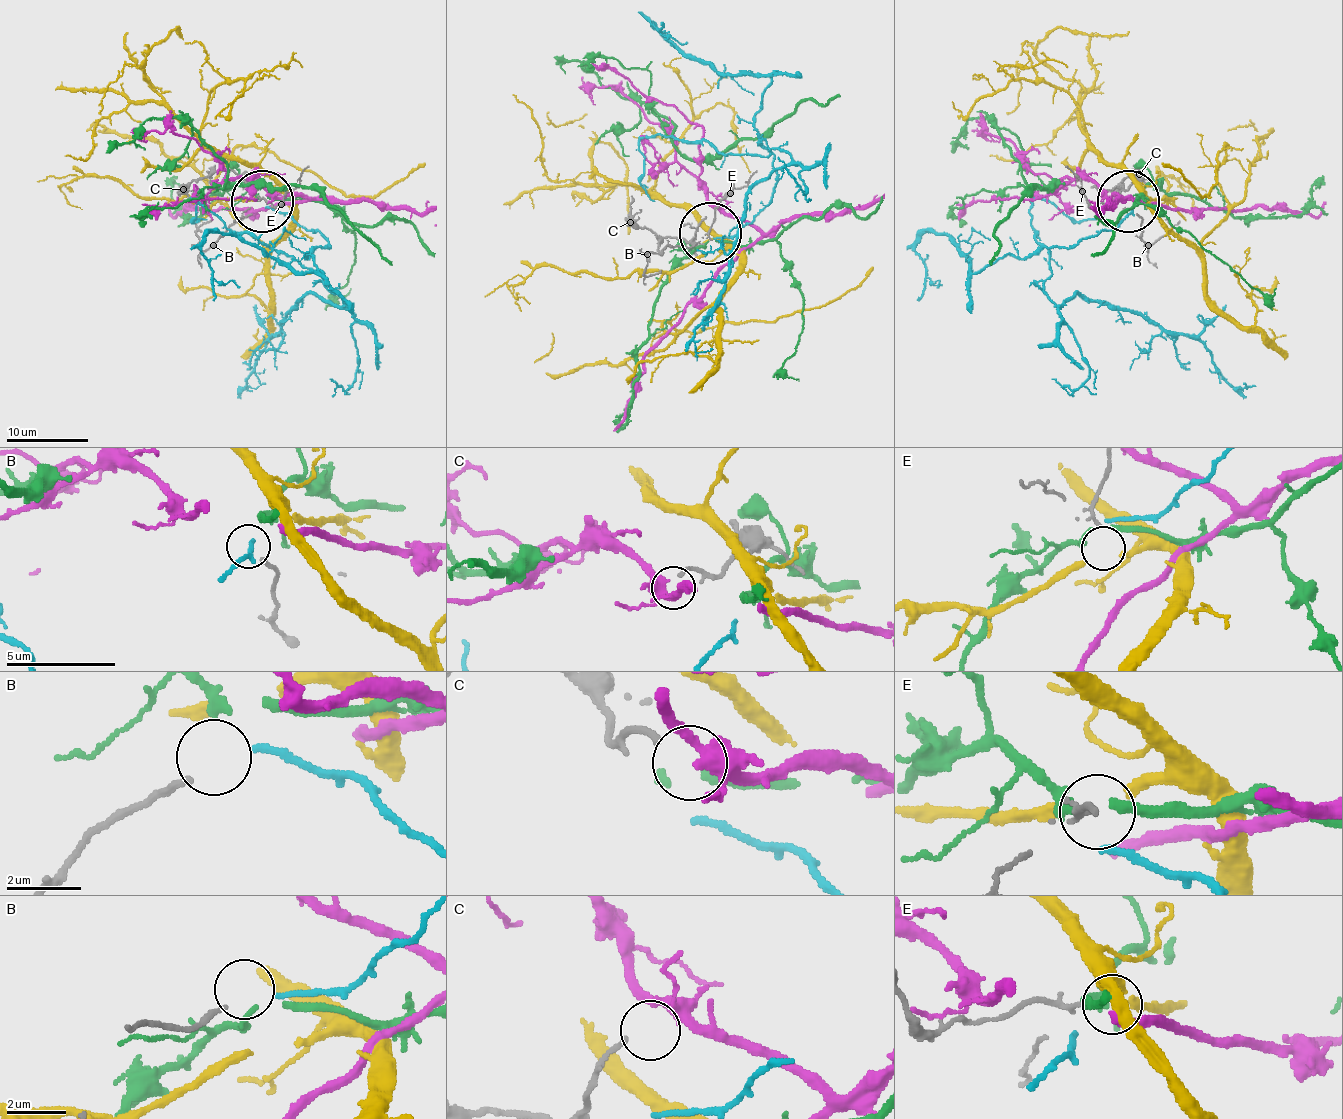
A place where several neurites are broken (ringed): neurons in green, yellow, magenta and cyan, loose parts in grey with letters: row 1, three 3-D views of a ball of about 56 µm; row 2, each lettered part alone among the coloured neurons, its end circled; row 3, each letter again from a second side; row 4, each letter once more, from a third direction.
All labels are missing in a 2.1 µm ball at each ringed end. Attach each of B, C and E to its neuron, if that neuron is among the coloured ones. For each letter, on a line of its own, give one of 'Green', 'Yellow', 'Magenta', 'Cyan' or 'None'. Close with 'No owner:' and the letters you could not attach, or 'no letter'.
B: Cyan
C: Magenta
E: Yellow
No owner: no letter

